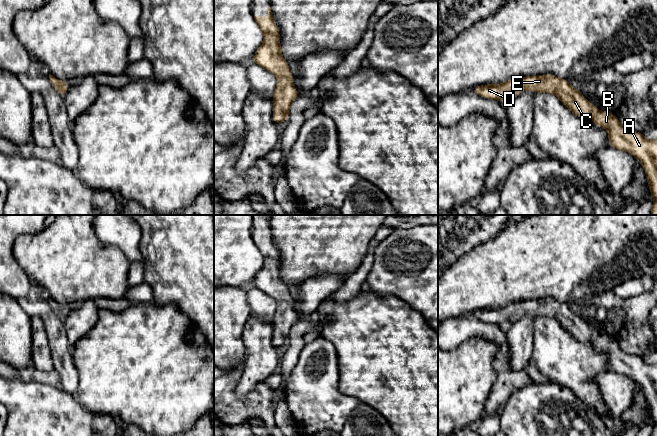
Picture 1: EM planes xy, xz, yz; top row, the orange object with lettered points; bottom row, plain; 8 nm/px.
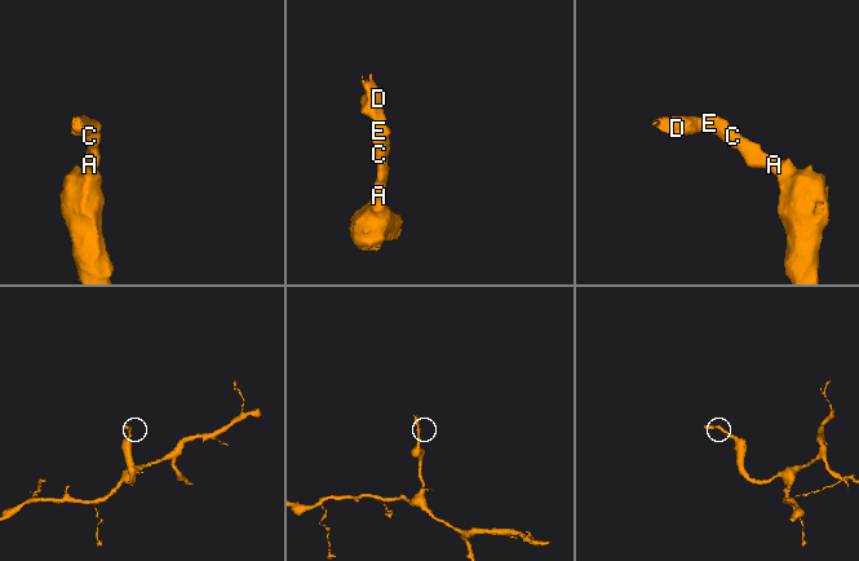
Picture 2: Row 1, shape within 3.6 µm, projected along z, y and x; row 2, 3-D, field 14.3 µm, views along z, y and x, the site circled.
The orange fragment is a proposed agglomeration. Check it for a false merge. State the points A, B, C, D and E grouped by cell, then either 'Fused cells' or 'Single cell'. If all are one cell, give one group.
Groups: A B C D E. Single cell

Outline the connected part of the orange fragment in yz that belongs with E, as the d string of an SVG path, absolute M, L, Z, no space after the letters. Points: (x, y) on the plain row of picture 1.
M552 298L512 302L501 308L475 310L471 316L491 324L515 323L524 314L556 319L567 333L581 343L591 343L609 355L609 371L631 377L644 390L649 415L653 420L651 436L657 436L657 363L649 365L642 356L624 352L618 341L594 331L567 304Z

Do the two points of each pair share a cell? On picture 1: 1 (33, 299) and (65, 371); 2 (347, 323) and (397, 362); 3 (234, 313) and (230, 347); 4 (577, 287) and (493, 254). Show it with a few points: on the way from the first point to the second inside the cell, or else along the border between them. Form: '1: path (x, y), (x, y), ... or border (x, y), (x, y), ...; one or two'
1: path (48, 317), (55, 328), (61, 353); one
2: path (359, 329), (366, 331), (385, 350); one
3: path (230, 321), (230, 339); one
4: path (556, 266), (551, 261), (514, 261); one

